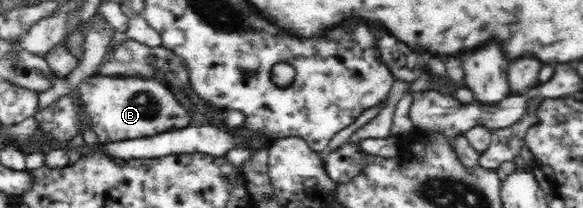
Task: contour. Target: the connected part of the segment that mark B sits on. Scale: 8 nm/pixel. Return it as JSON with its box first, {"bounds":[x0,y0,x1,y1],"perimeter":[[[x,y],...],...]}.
{"bounds":[76,74,192,142],"perimeter":[[[94,74],[84,79],[76,91],[84,102],[84,110],[90,116],[93,131],[100,142],[154,136],[192,123],[170,89],[154,79]]]}

